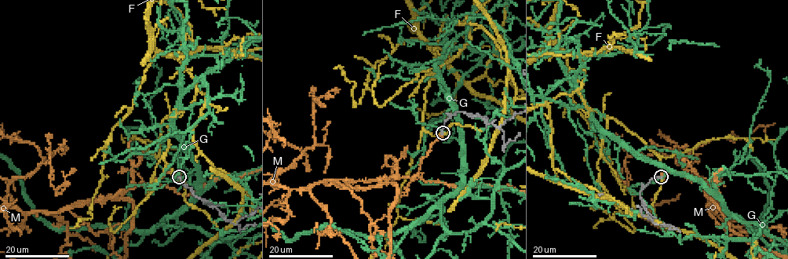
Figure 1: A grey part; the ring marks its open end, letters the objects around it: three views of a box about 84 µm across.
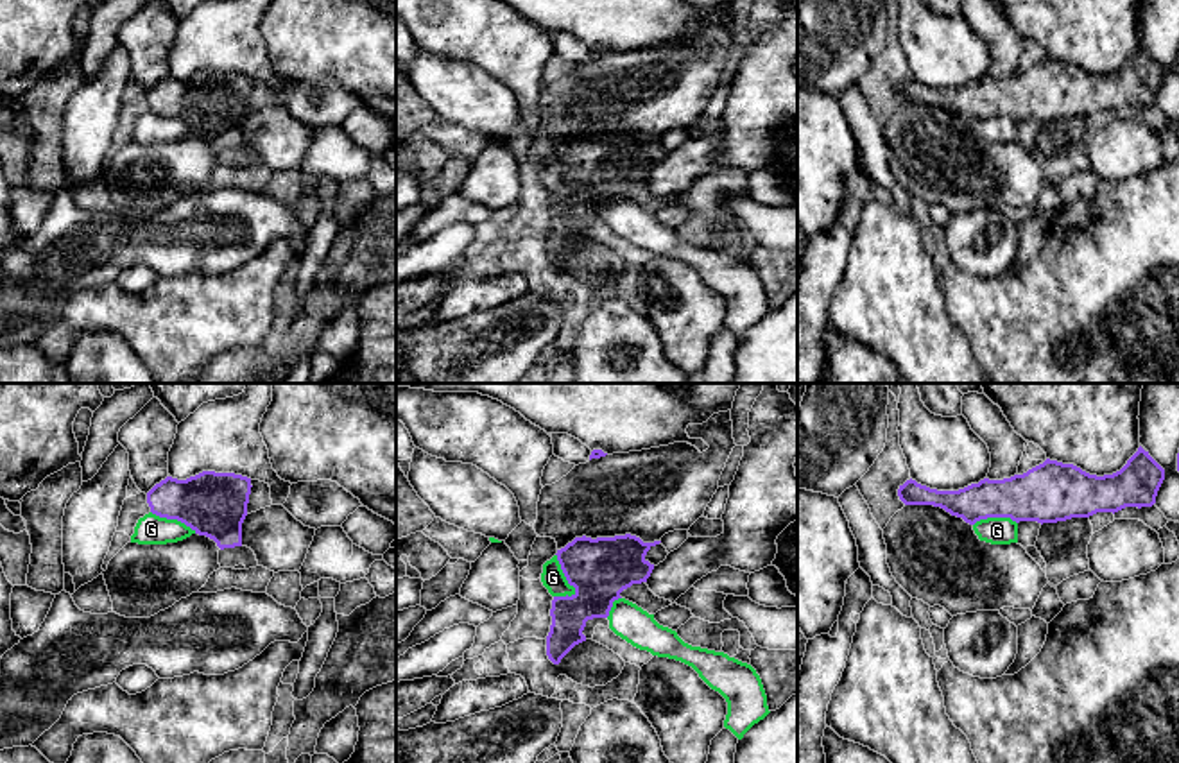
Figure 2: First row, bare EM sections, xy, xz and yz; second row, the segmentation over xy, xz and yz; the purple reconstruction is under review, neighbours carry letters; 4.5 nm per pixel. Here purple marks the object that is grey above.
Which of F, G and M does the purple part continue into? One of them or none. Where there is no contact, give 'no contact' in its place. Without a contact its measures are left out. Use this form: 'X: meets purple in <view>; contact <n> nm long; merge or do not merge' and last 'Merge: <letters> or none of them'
F: no contact; do not merge
G: meets purple in xz; contact 220 nm long; do not merge
M: no contact; merge
Merge: M

